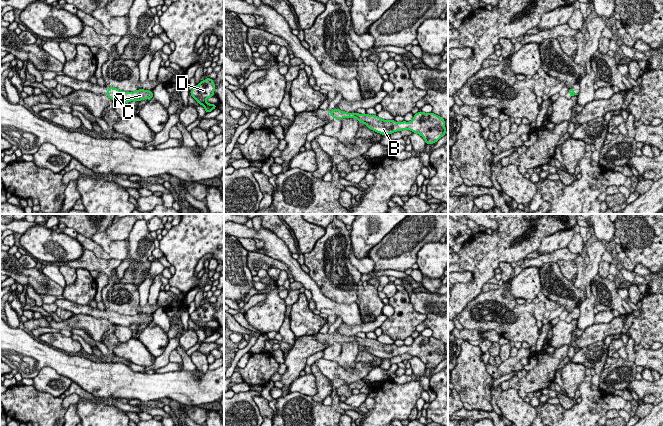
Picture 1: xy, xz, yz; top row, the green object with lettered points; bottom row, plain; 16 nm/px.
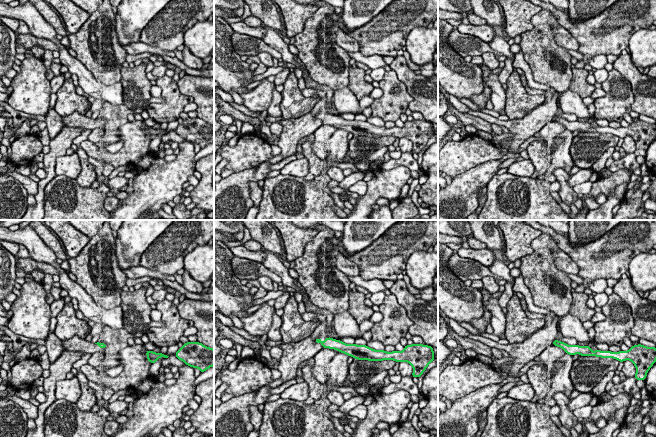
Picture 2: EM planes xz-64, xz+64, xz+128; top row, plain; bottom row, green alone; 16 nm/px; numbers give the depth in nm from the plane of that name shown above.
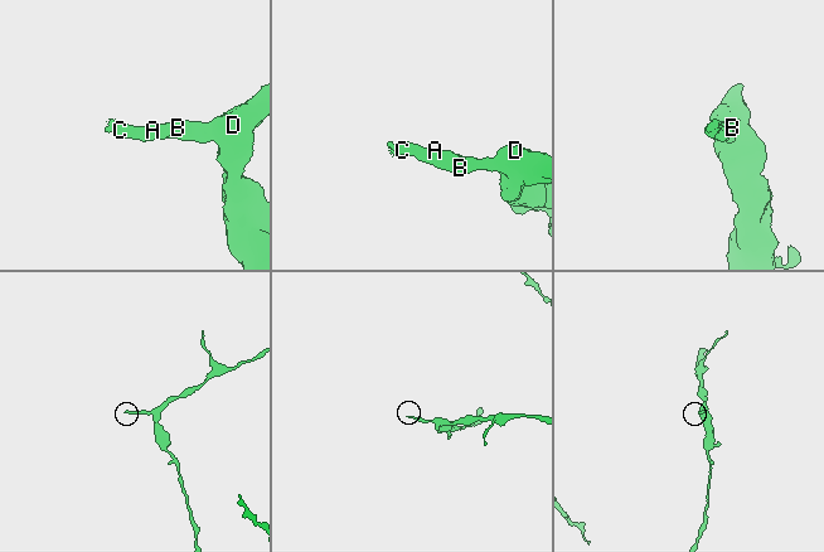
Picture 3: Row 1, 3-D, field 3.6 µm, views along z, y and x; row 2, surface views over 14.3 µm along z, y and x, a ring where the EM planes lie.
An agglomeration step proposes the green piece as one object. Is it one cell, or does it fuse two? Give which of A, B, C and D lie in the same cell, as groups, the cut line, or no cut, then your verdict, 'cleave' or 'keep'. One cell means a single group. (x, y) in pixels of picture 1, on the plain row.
A B C D; no cut; keep

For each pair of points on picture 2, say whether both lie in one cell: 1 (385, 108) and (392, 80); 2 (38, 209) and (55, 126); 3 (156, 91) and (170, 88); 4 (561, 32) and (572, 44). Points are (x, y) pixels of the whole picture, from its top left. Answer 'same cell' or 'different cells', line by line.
1: same cell
2: different cells
3: different cells
4: same cell

